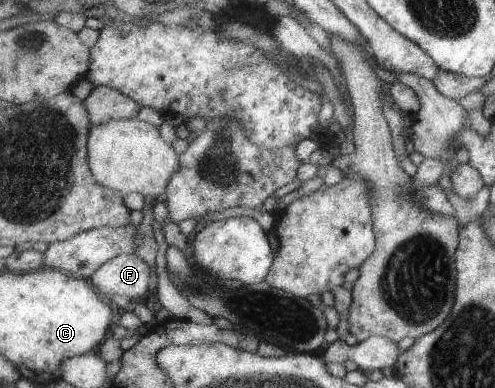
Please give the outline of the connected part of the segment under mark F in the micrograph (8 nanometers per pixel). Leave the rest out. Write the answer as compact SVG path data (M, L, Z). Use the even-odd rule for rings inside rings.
M121 254L110 259L90 278L105 296L126 296L131 301L145 301L152 280L152 268L138 254Z

